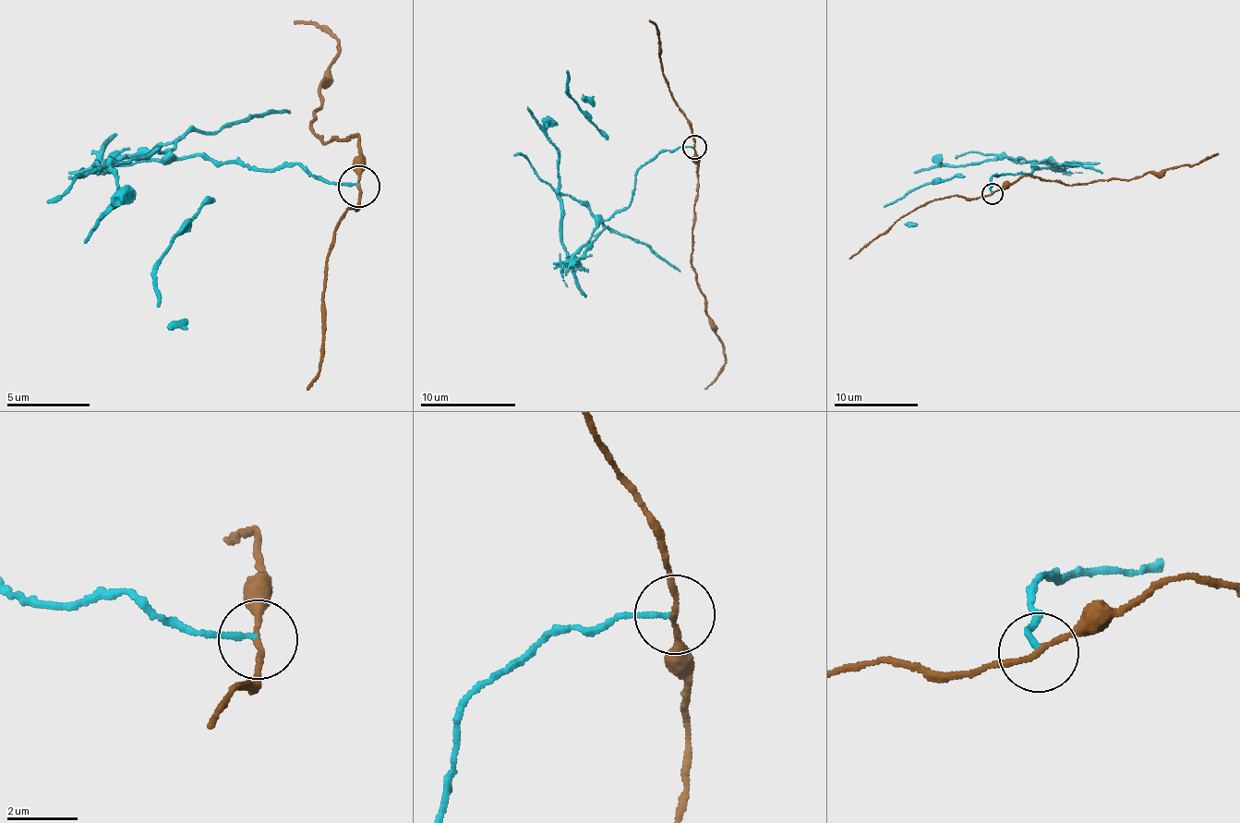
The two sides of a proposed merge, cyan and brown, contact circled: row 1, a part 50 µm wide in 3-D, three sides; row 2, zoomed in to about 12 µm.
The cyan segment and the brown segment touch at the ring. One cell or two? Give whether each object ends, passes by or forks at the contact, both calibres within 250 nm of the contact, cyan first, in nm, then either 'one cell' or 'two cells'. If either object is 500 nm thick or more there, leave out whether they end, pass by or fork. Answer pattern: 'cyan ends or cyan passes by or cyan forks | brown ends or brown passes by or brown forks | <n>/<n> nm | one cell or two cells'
cyan ends | brown passes by | 130/130 nm | two cells

